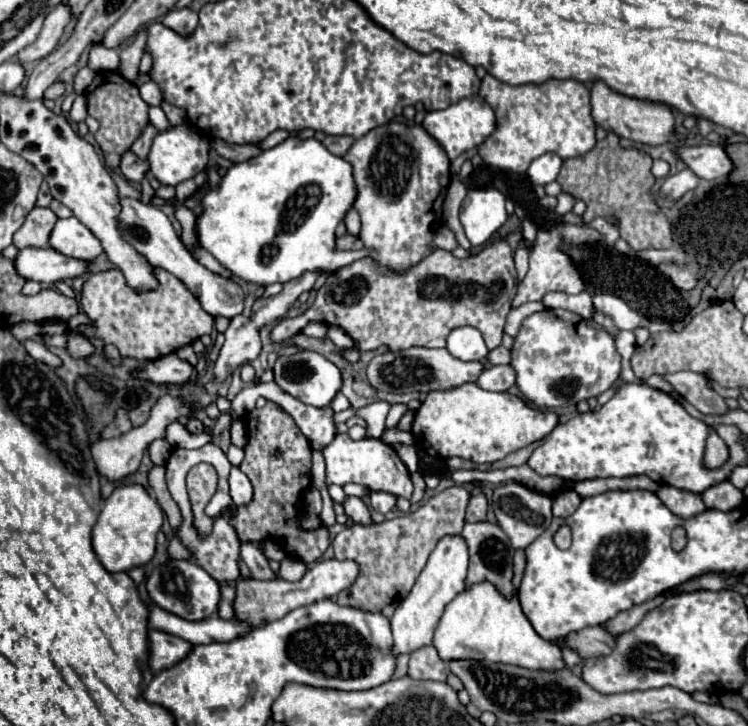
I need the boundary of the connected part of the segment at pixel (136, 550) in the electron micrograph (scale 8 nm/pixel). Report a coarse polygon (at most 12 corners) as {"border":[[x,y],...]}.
{"border":[[141,485],[117,487],[93,527],[109,573],[155,555],[163,511]]}

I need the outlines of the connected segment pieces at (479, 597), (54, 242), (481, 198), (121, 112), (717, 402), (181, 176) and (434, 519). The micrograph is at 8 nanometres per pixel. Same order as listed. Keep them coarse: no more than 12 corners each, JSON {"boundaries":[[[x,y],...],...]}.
{"boundaries":[[[477,583],[447,607],[433,647],[457,659],[565,669],[519,599]],[[75,217],[57,221],[51,247],[93,263],[99,239]],[[471,189],[459,217],[481,247],[507,221],[497,189]],[[117,71],[85,89],[107,167],[149,125],[149,105]],[[663,375],[665,381],[705,415],[727,411],[705,375]],[[183,123],[151,143],[161,185],[179,185],[207,167],[209,139]],[[453,485],[409,515],[345,527],[359,577],[337,603],[391,617],[437,541],[461,533]]]}

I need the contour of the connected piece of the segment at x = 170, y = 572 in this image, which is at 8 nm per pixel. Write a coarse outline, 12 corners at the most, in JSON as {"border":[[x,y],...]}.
{"border":[[167,559],[147,577],[155,605],[189,621],[211,617],[219,583]]}

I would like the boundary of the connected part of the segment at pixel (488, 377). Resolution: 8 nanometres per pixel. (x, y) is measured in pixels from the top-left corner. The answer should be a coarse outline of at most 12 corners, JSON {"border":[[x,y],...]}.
{"border":[[487,365],[475,383],[487,391],[515,385],[509,365]]}

